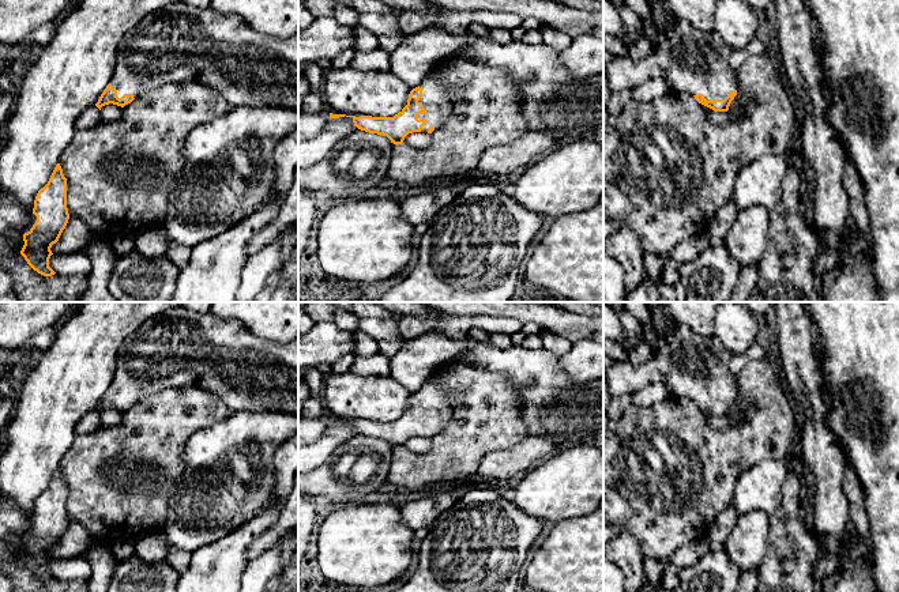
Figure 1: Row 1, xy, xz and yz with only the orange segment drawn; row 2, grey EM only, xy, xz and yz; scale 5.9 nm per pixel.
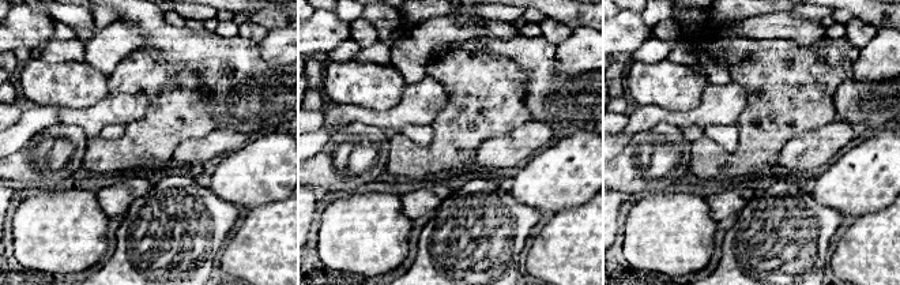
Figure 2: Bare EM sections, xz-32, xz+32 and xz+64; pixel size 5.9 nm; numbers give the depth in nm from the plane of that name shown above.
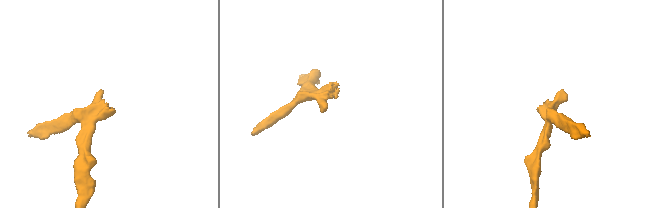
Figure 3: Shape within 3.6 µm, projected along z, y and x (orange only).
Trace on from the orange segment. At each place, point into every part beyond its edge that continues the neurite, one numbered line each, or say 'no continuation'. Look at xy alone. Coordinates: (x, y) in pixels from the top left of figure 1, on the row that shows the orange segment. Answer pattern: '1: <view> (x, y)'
1: xy (179, 42)

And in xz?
1: xz (437, 98)

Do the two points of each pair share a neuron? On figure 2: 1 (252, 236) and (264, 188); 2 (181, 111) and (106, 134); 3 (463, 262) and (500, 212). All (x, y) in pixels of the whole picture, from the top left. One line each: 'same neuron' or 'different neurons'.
1: different neurons
2: different neurons
3: same neuron

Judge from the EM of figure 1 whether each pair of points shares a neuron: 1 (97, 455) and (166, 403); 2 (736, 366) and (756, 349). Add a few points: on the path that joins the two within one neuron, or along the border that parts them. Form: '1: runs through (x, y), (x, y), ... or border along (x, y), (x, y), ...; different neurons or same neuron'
1: runs through (115, 444), (134, 425), (145, 425), (149, 421); same neuron
2: runs through (741, 361), (751, 354); same neuron

